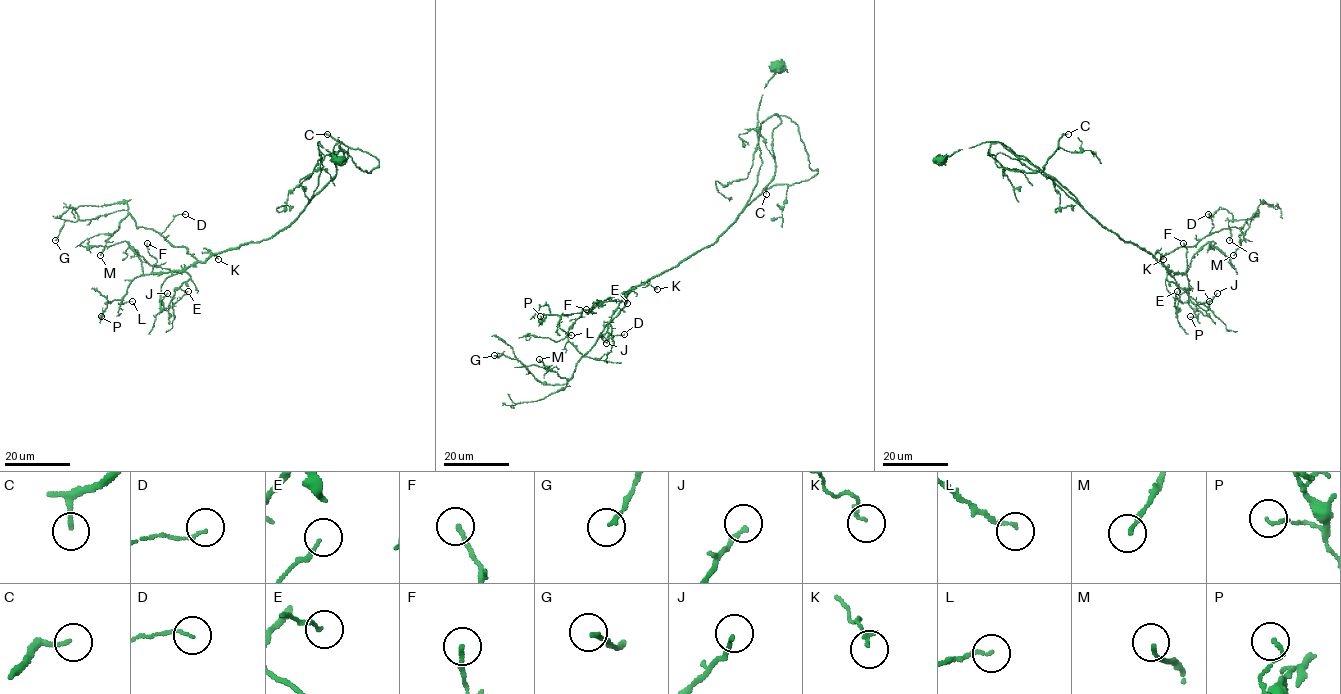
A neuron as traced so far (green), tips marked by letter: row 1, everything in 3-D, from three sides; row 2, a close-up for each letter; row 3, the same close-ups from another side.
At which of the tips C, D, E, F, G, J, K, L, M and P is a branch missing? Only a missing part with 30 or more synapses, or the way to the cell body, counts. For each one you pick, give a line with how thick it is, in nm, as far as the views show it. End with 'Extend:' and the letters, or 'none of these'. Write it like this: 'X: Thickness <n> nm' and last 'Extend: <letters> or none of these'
C: Thickness 160 nm
Extend: C

